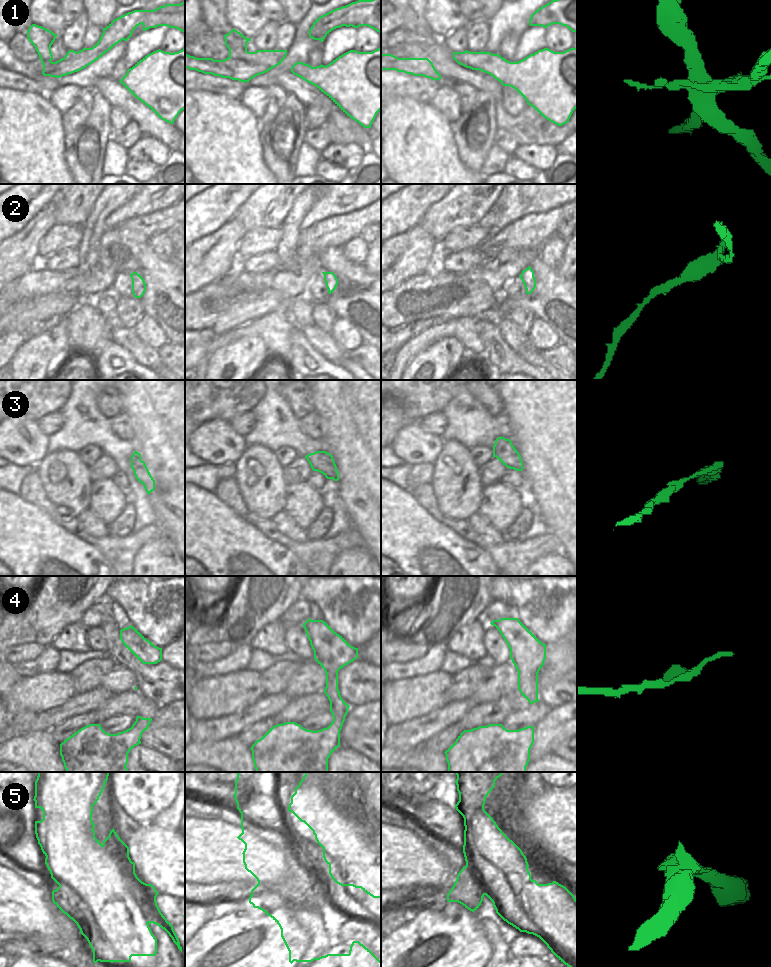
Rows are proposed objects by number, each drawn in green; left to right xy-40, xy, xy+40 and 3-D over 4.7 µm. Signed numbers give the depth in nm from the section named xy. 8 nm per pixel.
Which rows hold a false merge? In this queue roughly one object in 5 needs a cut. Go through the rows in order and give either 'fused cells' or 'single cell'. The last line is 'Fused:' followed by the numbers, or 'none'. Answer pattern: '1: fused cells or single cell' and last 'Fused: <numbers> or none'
1: fused cells
2: single cell
3: single cell
4: single cell
5: single cell
Fused: 1

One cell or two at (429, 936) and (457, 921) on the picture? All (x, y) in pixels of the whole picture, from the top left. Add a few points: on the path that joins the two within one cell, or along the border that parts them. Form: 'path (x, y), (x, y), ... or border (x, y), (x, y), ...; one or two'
path (436, 935), (445, 933), (450, 928); one

